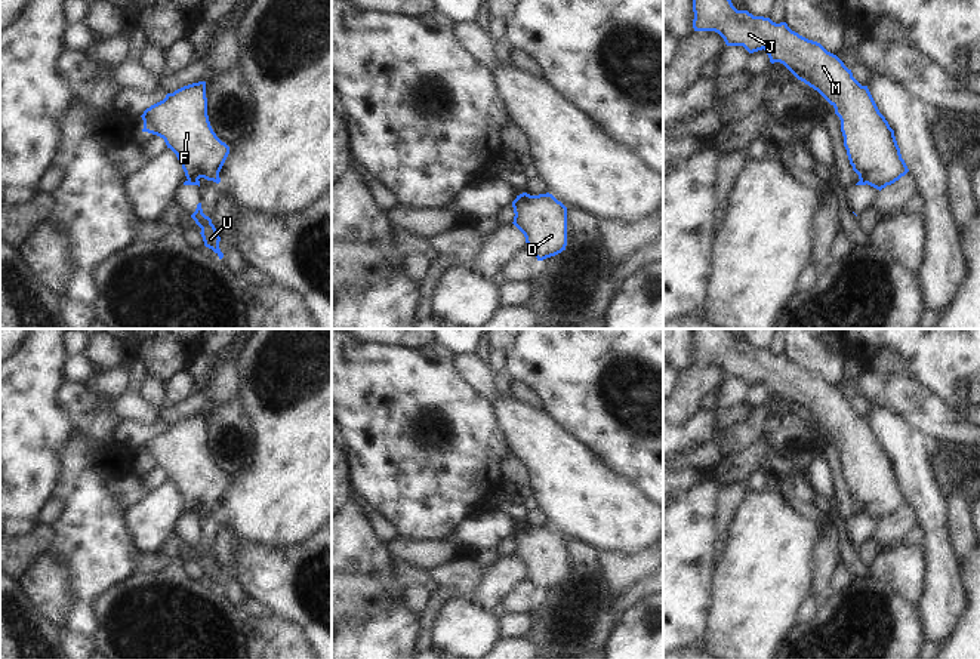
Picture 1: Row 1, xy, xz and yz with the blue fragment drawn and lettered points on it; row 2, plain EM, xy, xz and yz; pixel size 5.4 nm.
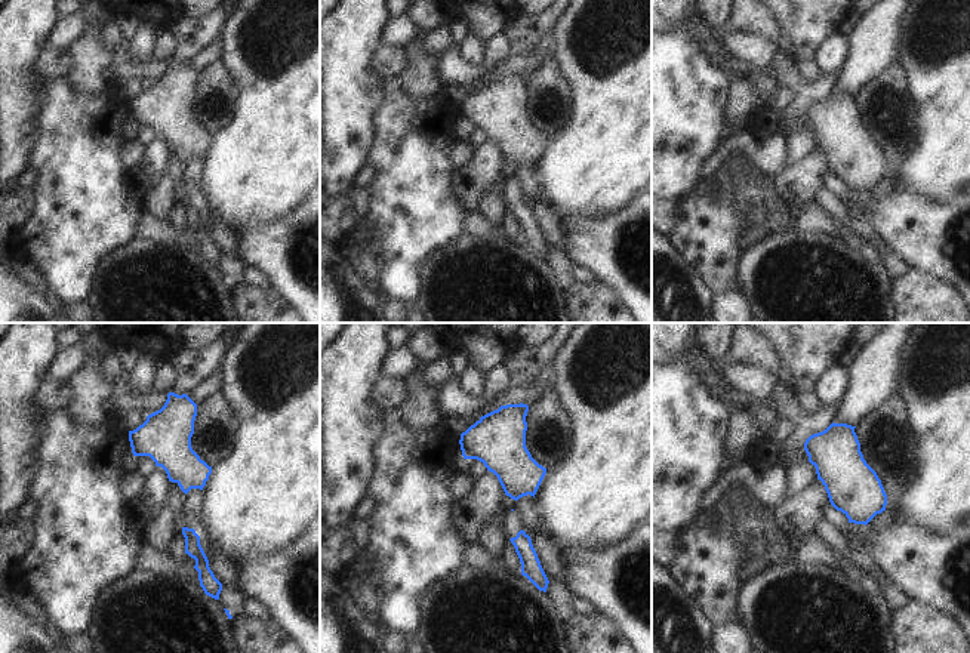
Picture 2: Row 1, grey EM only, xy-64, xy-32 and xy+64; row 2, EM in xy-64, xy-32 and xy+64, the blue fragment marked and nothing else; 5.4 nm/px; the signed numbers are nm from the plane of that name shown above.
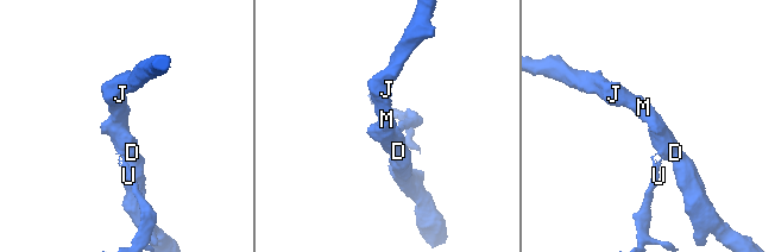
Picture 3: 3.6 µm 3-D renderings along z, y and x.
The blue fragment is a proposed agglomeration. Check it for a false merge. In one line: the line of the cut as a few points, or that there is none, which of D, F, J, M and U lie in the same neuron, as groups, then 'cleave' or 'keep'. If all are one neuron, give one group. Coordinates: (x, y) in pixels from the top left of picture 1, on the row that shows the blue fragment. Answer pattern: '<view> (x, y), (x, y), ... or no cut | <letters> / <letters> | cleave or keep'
xy (188, 179), (196, 184) | D F J M / U | cleave

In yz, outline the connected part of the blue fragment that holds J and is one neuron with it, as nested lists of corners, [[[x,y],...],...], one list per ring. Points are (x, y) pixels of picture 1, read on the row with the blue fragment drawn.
[[[693,0],[693,12],[694,31],[715,31],[727,46],[743,46],[749,53],[764,49],[771,64],[783,64],[798,80],[817,90],[835,108],[850,164],[860,181],[881,191],[909,172],[894,130],[879,113],[867,86],[862,86],[836,55],[828,52],[820,43],[792,31],[786,22],[776,24],[770,18],[737,10],[731,0]]]

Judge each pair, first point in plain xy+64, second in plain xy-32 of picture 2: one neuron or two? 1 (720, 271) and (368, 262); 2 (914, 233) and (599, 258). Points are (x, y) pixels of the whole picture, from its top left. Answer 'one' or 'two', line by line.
1: one
2: one

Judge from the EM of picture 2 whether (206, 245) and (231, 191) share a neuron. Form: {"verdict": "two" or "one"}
{"verdict": "two"}

